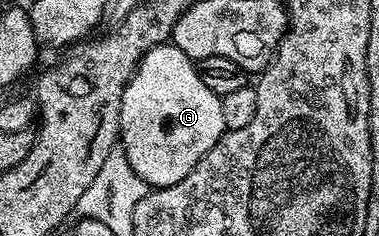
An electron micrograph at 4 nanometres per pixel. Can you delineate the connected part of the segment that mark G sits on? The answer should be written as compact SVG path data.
M170 41L151 47L140 59L136 72L122 93L120 137L130 168L149 188L169 187L223 137L222 98L198 77L196 63Z

